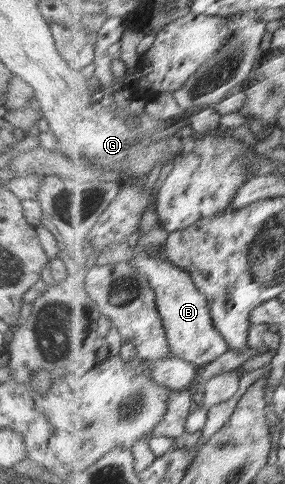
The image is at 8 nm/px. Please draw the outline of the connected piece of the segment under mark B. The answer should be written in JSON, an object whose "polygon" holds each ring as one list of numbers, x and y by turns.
{"polygon":[[135,253,131,264,149,276,151,287,157,292,157,307,168,331,173,356,181,356,200,369,231,349,214,322,207,294,200,291,191,272,176,267,171,261,145,254]]}

